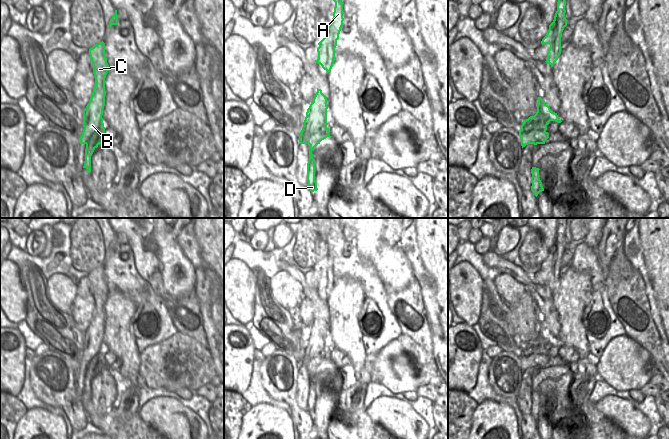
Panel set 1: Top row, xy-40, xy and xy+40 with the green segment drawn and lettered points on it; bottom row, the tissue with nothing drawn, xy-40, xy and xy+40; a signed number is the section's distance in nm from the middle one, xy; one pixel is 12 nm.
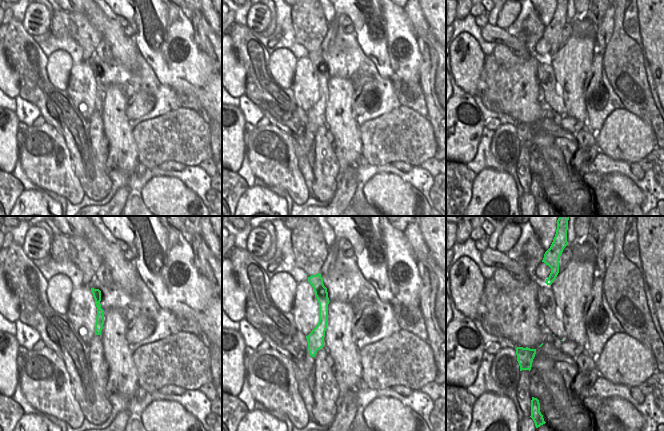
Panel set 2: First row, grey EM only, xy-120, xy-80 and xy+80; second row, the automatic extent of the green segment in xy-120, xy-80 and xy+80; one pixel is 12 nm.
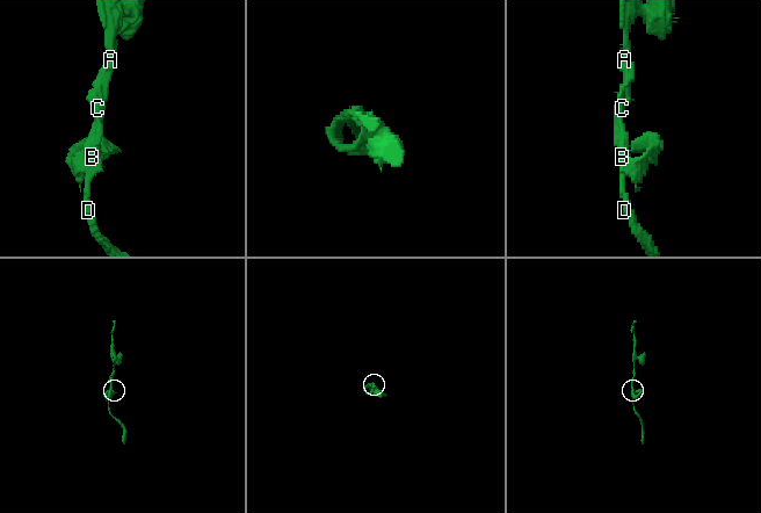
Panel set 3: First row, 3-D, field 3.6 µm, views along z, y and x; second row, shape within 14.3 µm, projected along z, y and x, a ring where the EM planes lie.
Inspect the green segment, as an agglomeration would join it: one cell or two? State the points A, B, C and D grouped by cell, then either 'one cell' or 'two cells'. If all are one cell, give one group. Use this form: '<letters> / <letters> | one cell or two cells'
A B C / D | two cells

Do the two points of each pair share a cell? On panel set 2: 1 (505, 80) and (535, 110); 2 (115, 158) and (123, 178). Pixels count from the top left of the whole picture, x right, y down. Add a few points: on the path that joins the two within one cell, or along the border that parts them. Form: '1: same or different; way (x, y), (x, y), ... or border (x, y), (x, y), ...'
1: same; way (512, 87), (528, 103)
2: different; border (108, 171), (123, 169), (133, 173)

